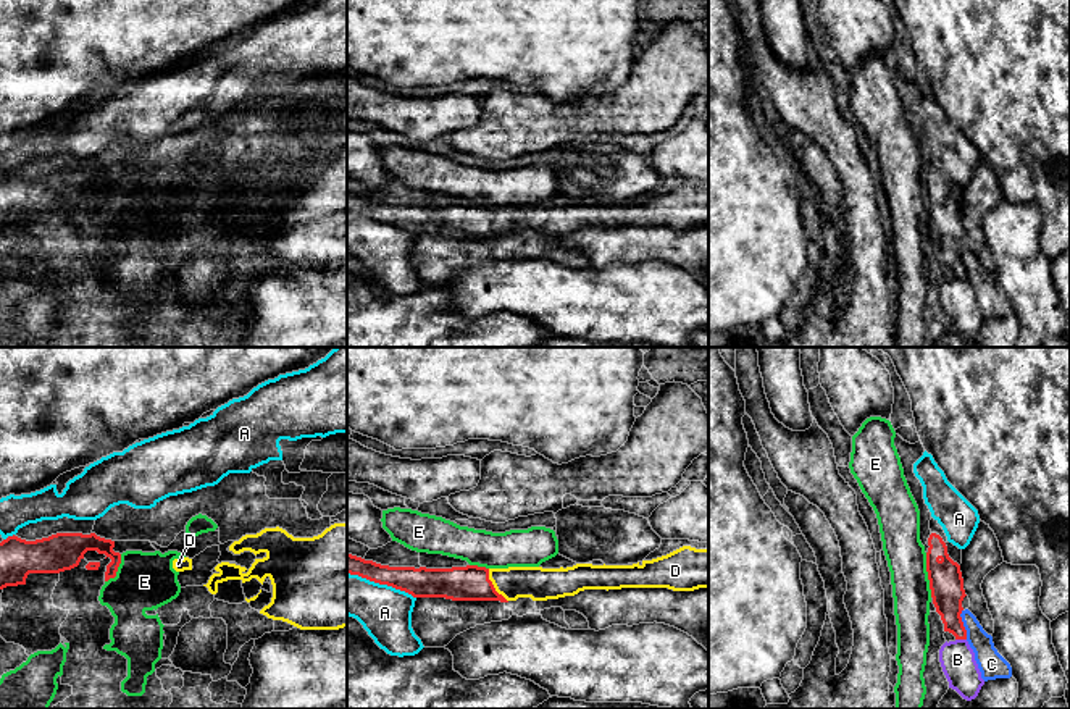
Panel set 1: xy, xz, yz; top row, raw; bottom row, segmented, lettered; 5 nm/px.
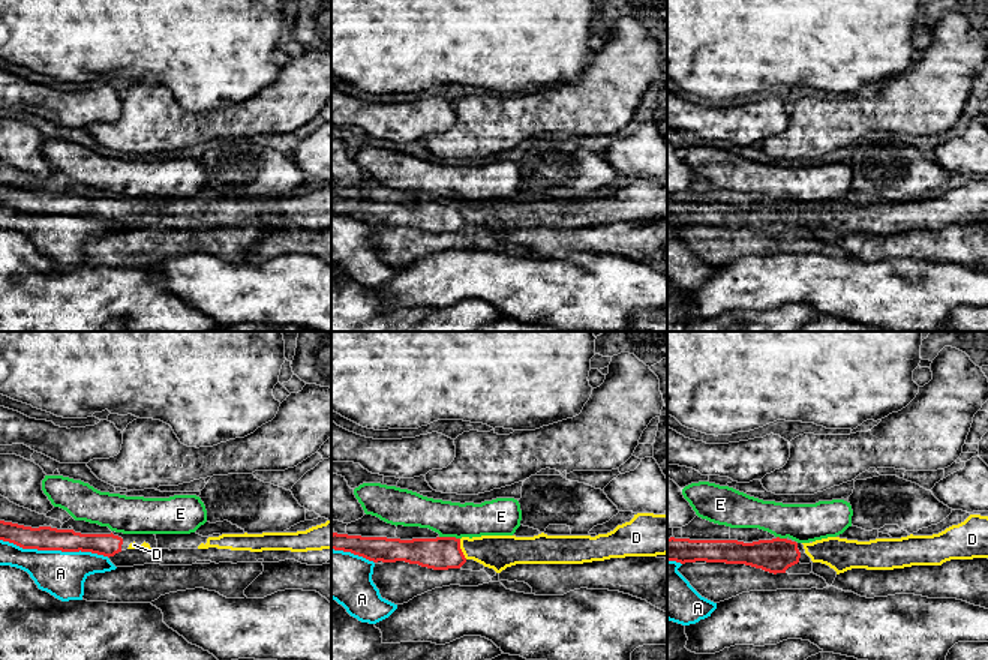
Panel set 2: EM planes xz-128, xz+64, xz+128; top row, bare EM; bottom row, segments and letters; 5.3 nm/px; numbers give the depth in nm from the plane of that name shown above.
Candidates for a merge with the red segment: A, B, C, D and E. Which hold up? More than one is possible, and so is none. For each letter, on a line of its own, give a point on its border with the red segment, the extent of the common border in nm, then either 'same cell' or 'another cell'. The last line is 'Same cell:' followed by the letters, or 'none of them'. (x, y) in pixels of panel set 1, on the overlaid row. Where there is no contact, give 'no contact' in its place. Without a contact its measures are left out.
A: contact xz (381, 583); length 360 nm; another cell
B: contact yz (961, 638); length 60 nm; another cell
C: contact yz (962, 624); length 150 nm; another cell
D: contact xz (493, 585); length 190 nm; same cell
E: contact yz (928, 575); length 220 nm; another cell
Same cell: D

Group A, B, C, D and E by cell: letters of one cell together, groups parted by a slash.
A / B C / D / E

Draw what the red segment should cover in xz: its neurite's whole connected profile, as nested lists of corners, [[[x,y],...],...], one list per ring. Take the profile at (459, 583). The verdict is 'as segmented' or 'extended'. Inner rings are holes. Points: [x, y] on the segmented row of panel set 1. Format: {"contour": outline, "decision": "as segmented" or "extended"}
{"contour": [[[683,546],[667,556],[633,565],[508,567],[478,565],[452,568],[389,567],[347,554],[347,573],[405,591],[413,598],[452,601],[533,601],[575,596],[584,589],[708,588],[708,549]]], "decision": "extended"}

